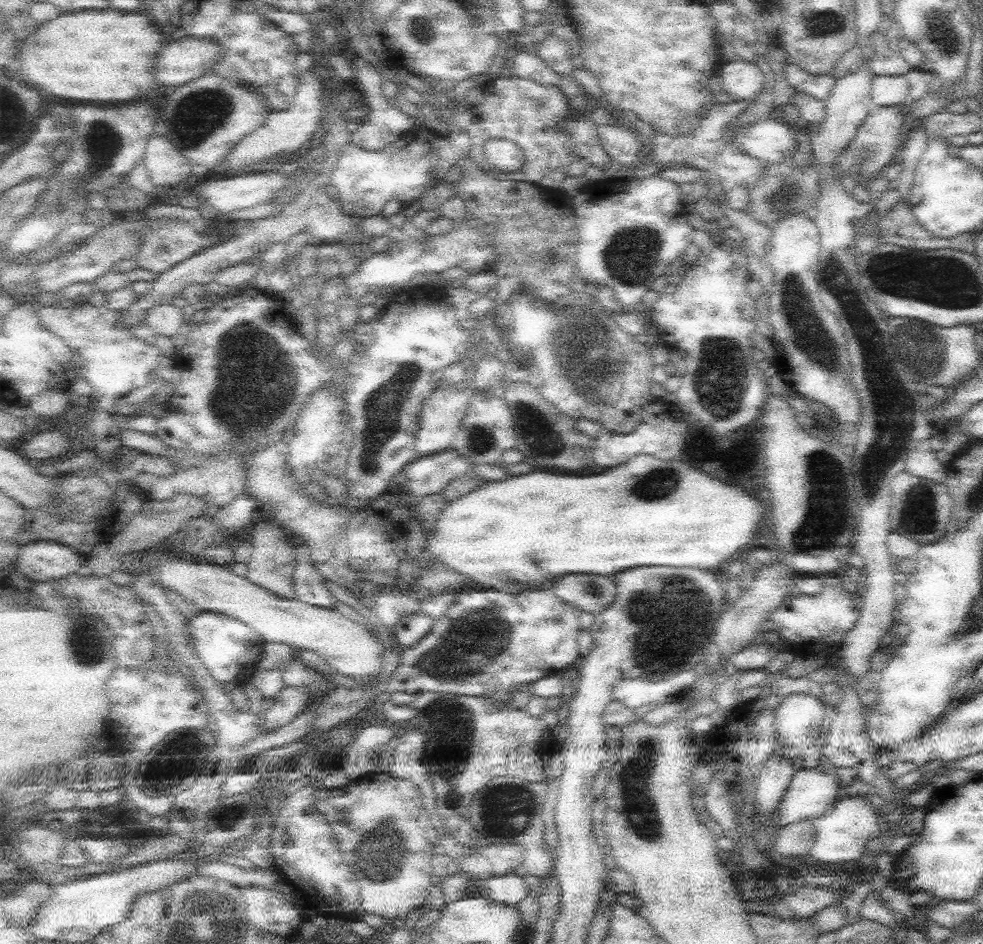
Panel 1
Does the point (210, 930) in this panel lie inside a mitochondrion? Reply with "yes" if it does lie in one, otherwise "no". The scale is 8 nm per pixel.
yes

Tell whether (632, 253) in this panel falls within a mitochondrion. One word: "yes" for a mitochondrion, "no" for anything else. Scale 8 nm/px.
yes

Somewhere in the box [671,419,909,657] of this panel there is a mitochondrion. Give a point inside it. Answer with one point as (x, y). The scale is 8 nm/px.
(828, 513)

